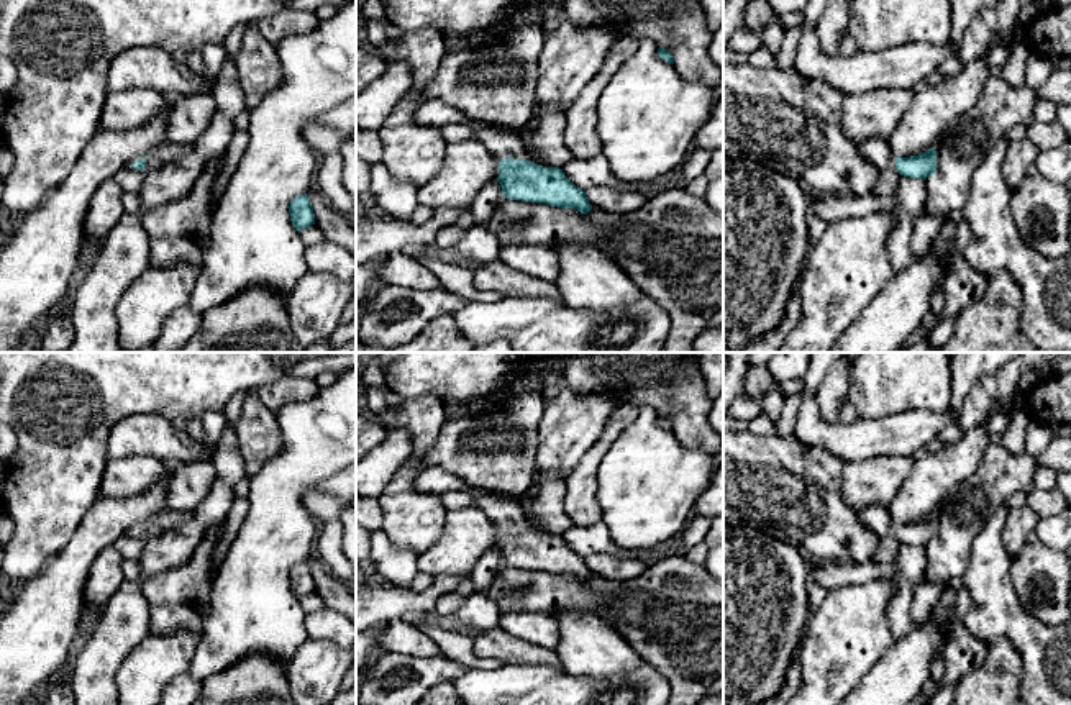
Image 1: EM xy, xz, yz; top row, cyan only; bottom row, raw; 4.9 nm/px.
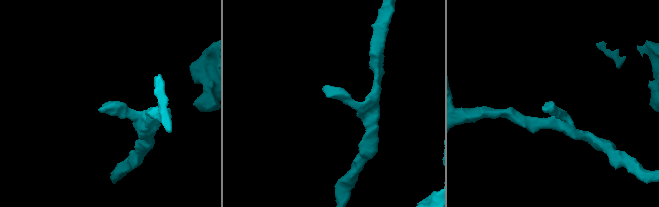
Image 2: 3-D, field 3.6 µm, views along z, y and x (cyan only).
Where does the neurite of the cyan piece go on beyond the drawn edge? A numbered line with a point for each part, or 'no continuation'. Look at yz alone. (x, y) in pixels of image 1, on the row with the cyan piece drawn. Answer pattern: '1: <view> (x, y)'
1: yz (876, 151)

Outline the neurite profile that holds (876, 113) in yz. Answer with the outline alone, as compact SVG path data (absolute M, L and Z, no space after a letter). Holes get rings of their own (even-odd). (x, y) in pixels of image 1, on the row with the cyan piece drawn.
M882 89L843 97L841 128L846 138L853 144L869 138L887 141L910 108L915 93L914 89Z

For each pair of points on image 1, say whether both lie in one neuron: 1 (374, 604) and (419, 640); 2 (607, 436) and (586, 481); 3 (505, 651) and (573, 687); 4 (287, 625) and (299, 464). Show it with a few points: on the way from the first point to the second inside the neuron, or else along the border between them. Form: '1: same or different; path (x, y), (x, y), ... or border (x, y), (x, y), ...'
1: different; border (401, 617), (382, 622)
2: same; path (599, 448), (586, 469)
3: different; border (505, 663), (560, 668)
4: same; path (274, 586), (278, 504)

